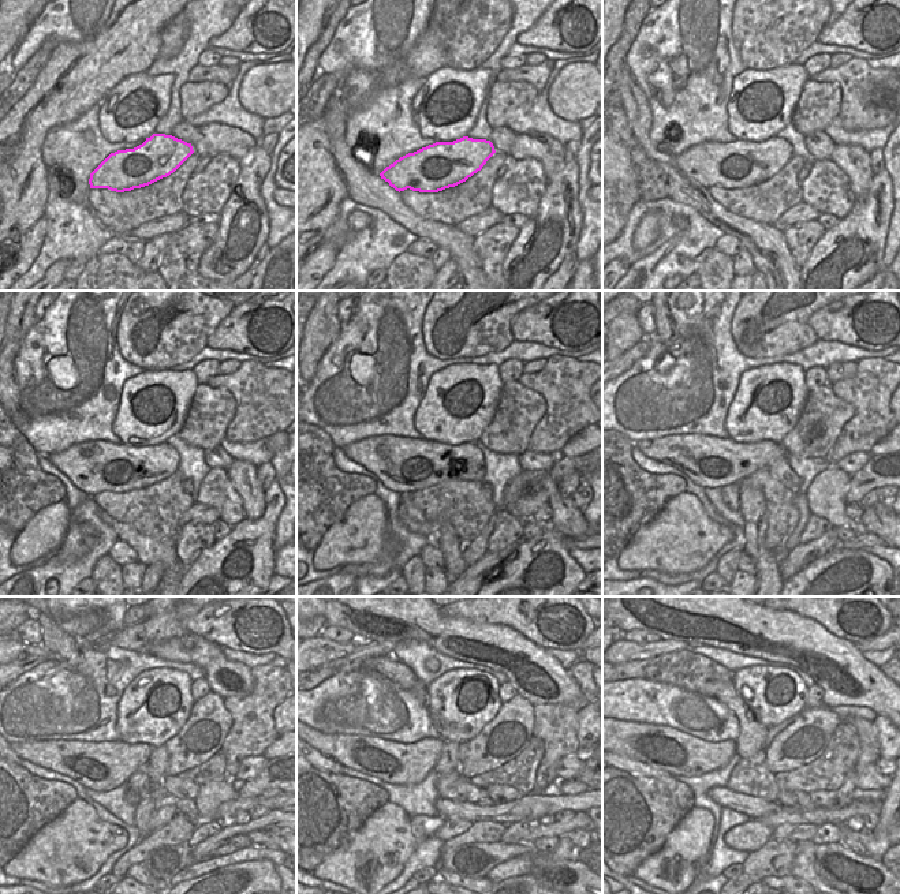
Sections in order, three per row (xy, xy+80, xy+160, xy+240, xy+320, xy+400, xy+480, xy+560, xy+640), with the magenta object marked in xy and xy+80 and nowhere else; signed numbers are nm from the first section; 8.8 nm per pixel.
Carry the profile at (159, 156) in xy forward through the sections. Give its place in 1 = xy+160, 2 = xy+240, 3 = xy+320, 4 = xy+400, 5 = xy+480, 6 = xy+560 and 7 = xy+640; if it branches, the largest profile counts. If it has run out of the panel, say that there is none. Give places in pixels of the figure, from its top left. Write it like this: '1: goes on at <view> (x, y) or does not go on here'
1: goes on at xy+160 (740, 164)
2: goes on at xy+240 (93, 467)
3: goes on at xy+320 (403, 464)
4: goes on at xy+400 (709, 462)
5: goes on at xy+480 (100, 766)
6: goes on at xy+560 (406, 765)
7: goes on at xy+640 (665, 748)

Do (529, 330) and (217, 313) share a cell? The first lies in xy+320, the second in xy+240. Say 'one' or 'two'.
two

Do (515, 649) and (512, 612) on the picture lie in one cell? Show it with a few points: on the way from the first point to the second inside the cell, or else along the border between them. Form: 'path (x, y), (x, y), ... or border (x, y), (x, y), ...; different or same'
border (482, 623), (505, 624), (541, 647); different

